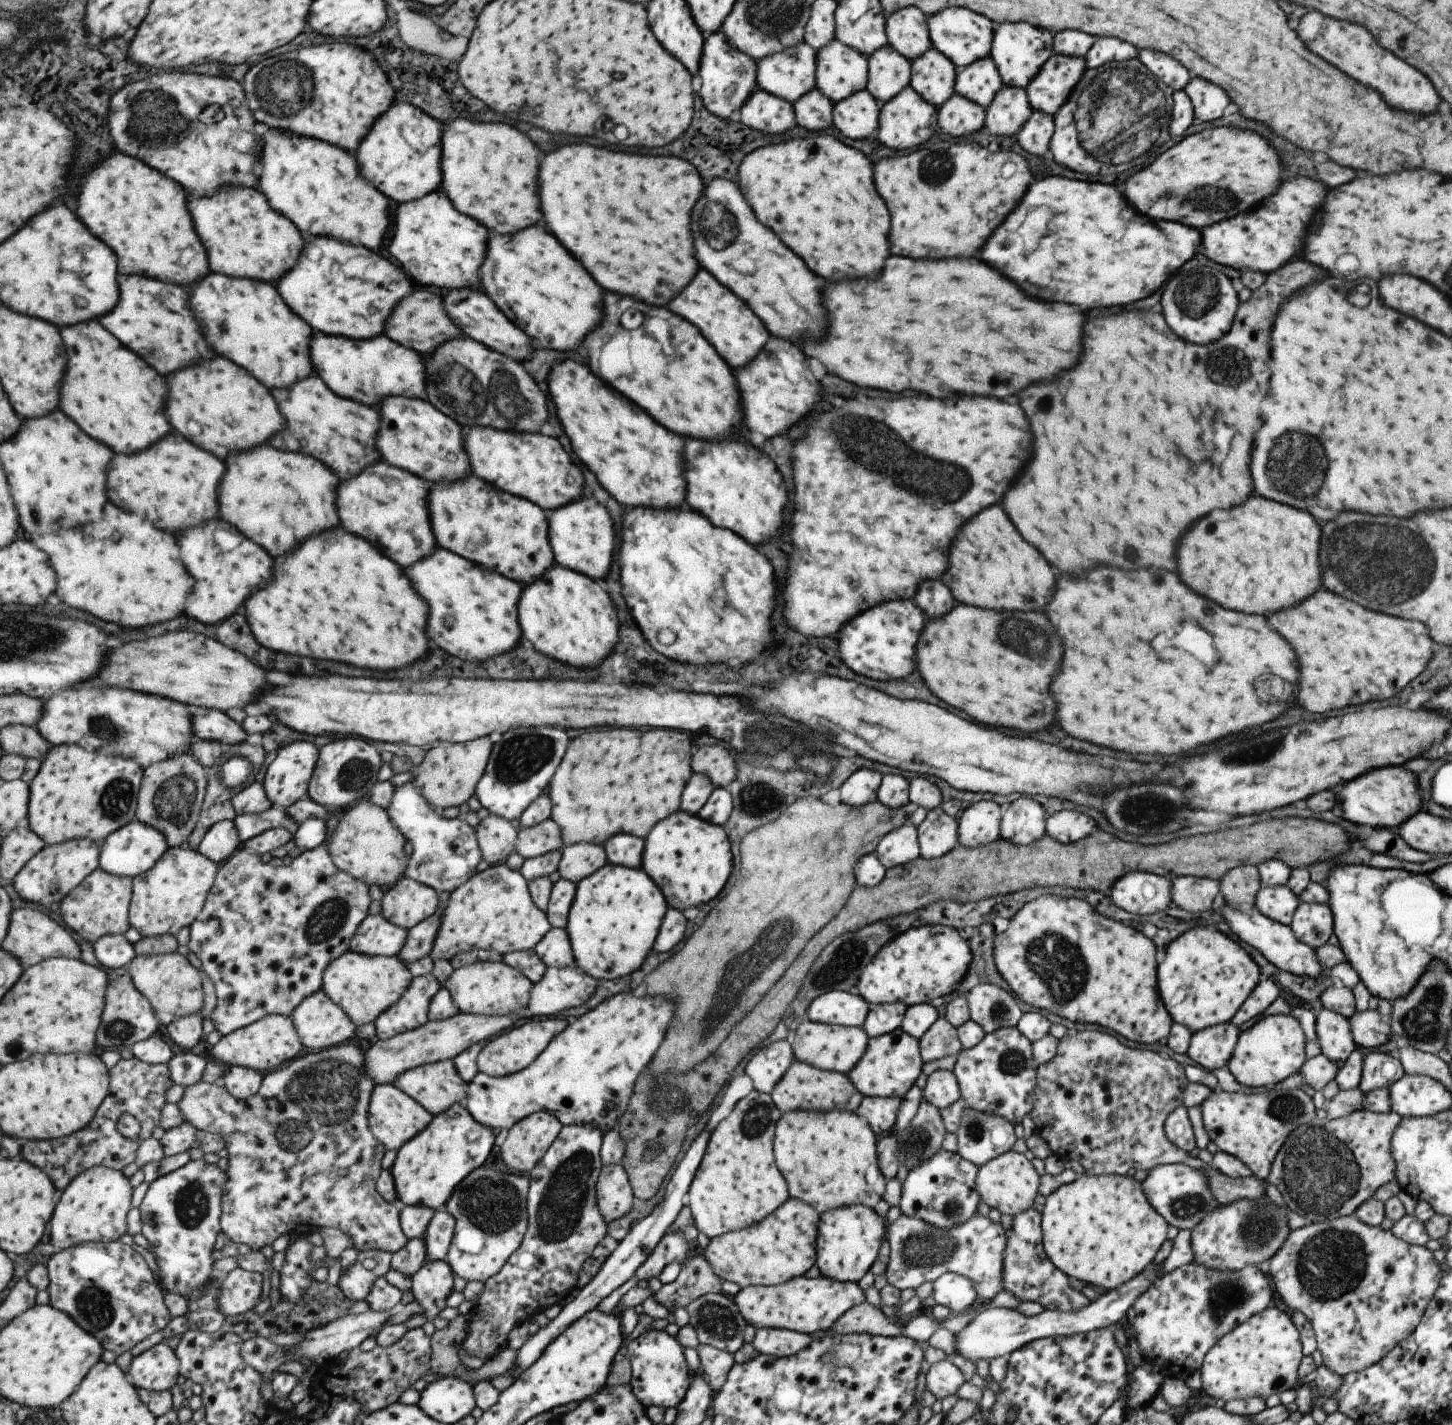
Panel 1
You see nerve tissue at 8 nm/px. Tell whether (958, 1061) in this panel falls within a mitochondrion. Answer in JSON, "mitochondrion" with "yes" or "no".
{"mitochondrion":"no"}

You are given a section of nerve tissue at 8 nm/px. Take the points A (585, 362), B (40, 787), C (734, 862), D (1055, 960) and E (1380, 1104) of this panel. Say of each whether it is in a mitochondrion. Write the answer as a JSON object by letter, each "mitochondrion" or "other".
{"A":"other","B":"other","C":"other","D":"mitochondrion","E":"other"}

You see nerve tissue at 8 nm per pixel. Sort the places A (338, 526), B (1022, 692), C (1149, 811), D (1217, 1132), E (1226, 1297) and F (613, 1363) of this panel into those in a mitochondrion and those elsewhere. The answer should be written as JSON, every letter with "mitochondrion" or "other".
{"A":"other","B":"other","C":"mitochondrion","D":"other","E":"mitochondrion","F":"other"}

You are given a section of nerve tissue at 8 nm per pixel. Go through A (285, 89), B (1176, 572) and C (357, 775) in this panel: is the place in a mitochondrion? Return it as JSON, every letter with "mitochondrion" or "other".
{"A":"mitochondrion","B":"other","C":"mitochondrion"}

